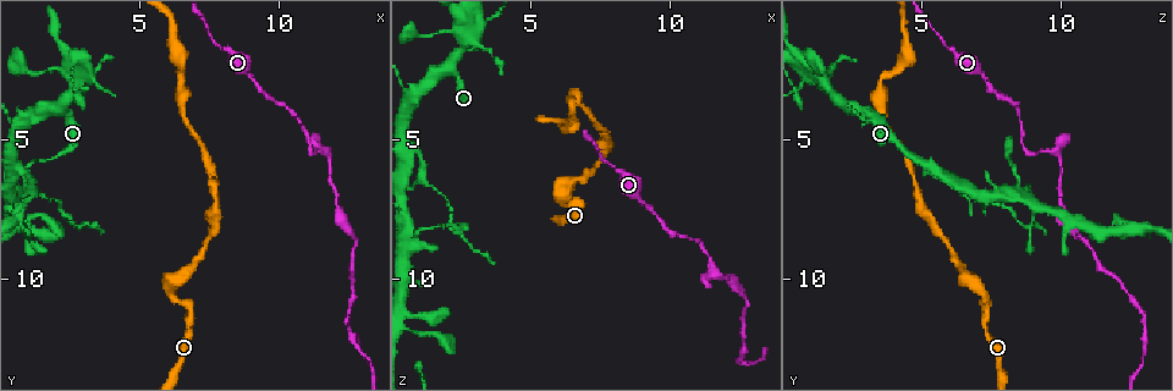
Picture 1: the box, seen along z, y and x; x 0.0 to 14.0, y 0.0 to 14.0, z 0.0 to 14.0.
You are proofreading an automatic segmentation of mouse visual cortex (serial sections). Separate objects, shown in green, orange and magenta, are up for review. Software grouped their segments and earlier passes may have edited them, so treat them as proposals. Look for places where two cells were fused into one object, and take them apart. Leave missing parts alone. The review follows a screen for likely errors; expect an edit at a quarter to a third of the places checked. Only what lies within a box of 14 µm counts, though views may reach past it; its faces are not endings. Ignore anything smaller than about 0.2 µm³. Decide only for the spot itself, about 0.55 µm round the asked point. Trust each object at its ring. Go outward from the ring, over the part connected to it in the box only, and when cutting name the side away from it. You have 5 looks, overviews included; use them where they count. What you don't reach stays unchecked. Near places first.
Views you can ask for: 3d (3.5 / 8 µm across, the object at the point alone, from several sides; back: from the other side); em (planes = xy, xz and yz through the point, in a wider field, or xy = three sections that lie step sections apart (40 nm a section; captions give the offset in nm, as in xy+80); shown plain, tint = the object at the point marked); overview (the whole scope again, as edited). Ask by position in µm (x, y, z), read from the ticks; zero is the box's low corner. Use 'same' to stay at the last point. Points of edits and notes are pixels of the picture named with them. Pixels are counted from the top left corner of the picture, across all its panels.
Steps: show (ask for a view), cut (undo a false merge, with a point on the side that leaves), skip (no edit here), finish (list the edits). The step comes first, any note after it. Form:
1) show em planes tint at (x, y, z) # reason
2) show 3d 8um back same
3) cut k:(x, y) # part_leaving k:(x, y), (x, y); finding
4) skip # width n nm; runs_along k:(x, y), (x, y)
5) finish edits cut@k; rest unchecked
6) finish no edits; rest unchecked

show 3d 8um at (11.0, 5.2, 8.6) # sharp bend

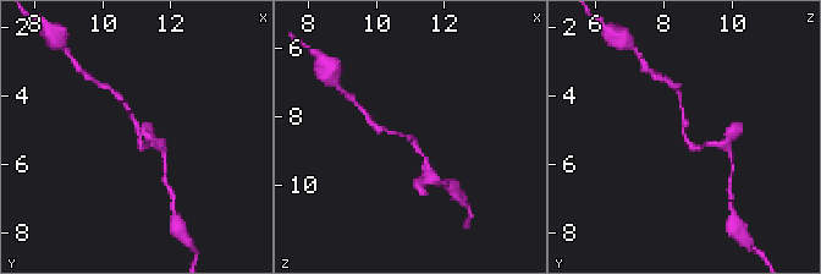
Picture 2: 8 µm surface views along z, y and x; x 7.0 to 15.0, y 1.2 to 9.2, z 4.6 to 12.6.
show em xy step 2 tint at (11.1, 5.2, 8.7) # now the EM

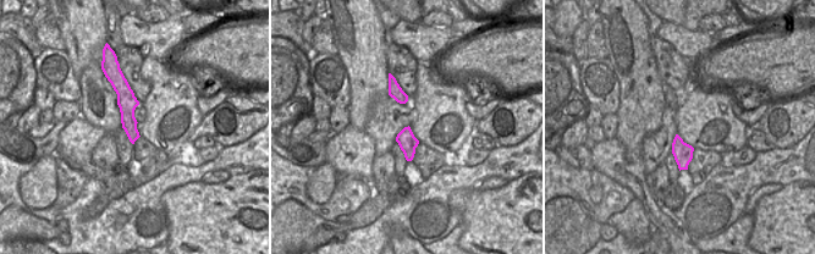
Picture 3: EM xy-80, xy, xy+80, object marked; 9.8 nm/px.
skip # width 180 nm; runs_along 3:(119, 77), (127, 101), (132, 138); continuous, no second cell

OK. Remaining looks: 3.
show em planes tint at (2.7, 2.6, 1.4) # two arms in line, one across

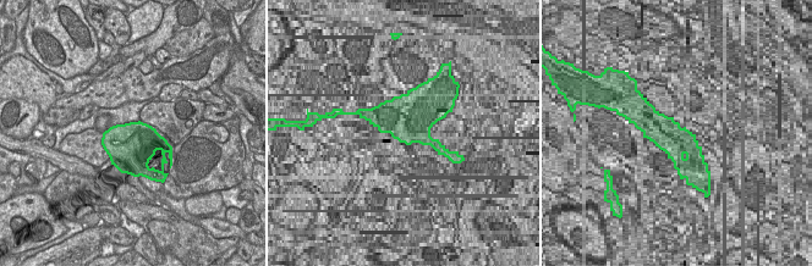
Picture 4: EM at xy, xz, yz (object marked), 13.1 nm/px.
show 3d 3.5um same # see where the arms go

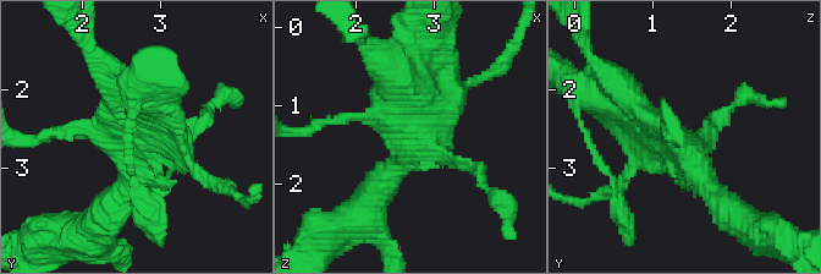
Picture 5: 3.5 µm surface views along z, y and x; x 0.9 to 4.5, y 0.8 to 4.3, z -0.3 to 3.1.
skip # continuous, no second cell

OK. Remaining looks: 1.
finish no edits; rest unchecked

